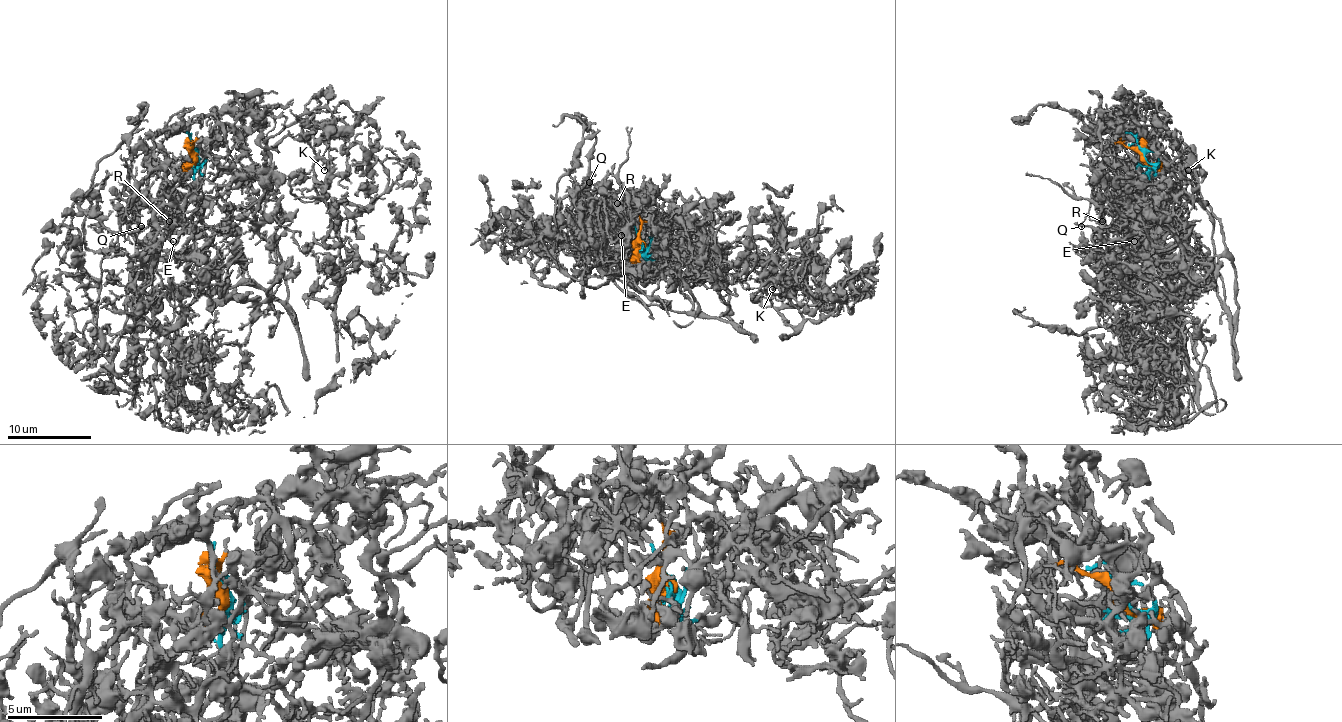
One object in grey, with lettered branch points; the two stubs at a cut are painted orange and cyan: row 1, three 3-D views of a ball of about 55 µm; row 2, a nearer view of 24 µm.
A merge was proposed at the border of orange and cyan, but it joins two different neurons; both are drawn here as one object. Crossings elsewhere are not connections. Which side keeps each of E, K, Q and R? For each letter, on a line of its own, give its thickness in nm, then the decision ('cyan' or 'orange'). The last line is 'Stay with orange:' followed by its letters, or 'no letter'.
E: 280 nm | orange
K: 190 nm | cyan
Q: 140 nm | orange
R: 140 nm | orange
Stay with orange: E, Q, R

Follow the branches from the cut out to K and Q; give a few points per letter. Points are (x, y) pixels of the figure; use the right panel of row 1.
K: (1142, 151), (1159, 162), (1157, 145), (1132, 128), (1149, 116), (1157, 147), (1134, 139), (1188, 170)
Q: (1142, 151), (1113, 145), (1109, 164), (1117, 183), (1111, 183), (1103, 168), (1082, 227)

